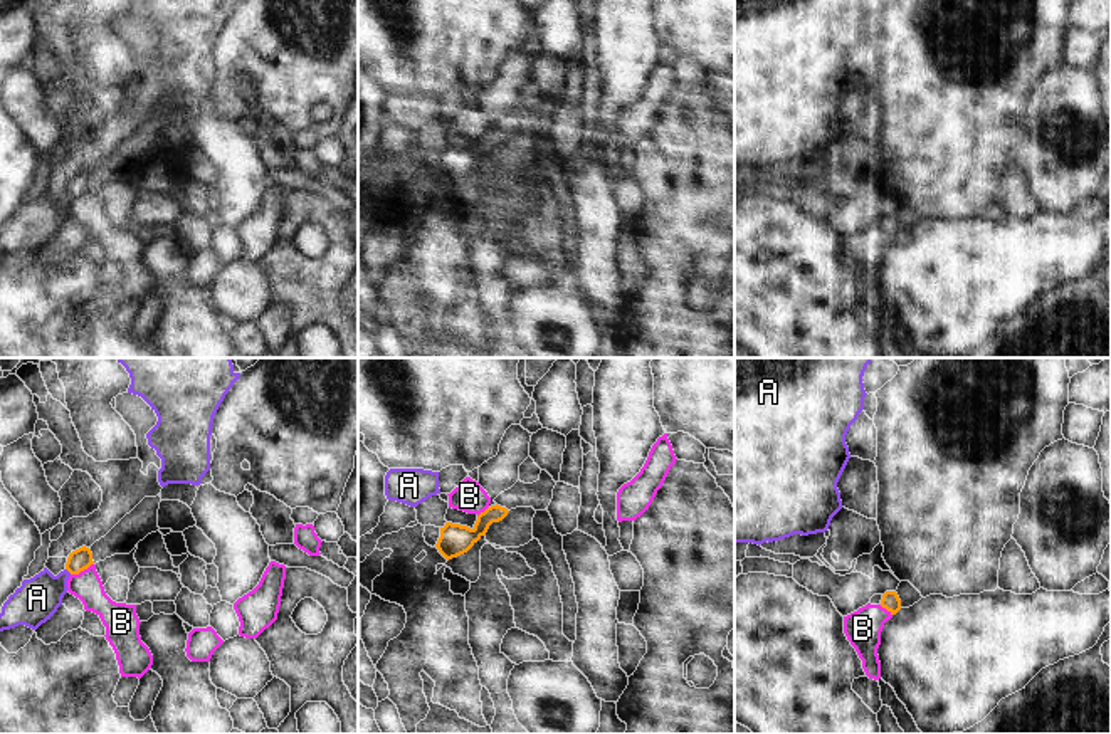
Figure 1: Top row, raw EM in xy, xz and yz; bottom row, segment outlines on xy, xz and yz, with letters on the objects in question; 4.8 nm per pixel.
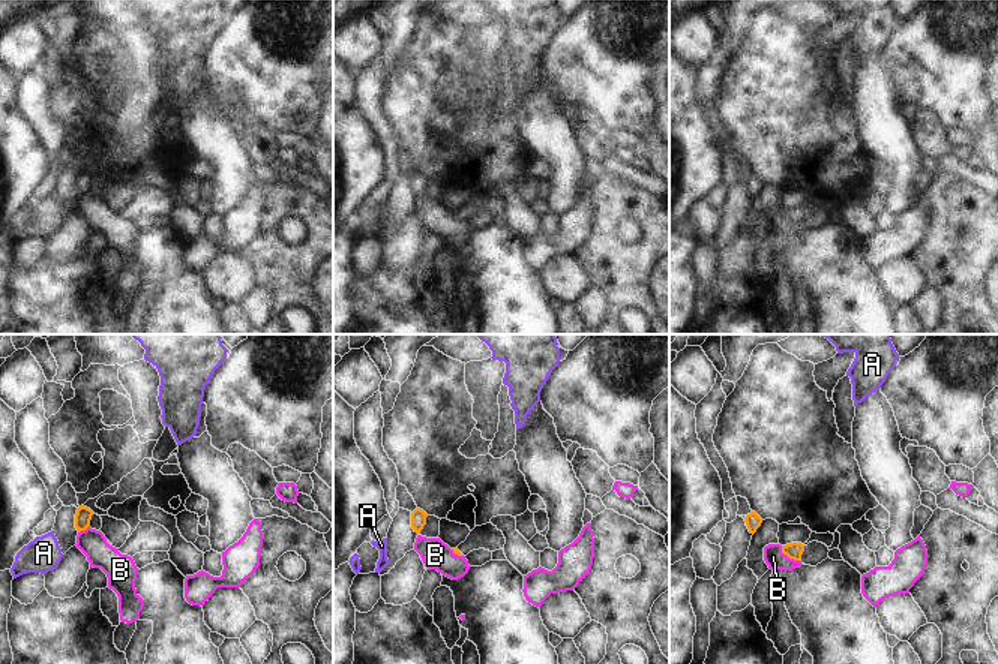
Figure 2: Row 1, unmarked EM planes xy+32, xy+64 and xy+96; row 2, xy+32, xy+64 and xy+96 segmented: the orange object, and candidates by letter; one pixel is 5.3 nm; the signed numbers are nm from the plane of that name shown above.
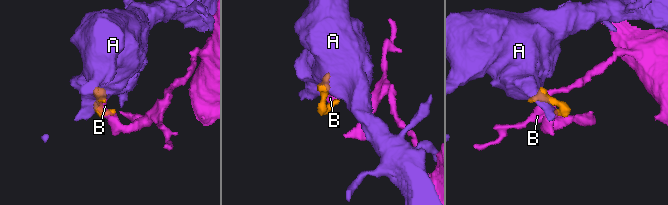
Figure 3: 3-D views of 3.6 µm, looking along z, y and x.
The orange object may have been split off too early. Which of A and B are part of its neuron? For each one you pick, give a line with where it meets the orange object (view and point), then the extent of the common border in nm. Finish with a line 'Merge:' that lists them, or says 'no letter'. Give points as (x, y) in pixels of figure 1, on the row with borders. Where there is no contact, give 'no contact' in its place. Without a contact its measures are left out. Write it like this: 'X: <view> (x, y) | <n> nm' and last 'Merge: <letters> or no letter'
Merge: no letter

